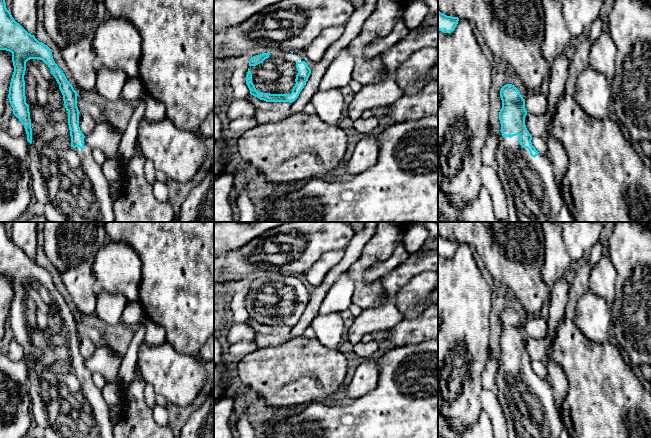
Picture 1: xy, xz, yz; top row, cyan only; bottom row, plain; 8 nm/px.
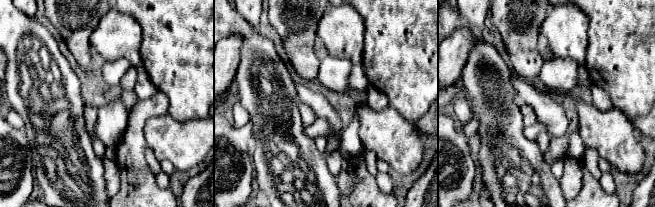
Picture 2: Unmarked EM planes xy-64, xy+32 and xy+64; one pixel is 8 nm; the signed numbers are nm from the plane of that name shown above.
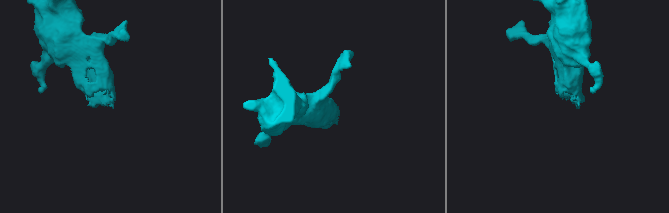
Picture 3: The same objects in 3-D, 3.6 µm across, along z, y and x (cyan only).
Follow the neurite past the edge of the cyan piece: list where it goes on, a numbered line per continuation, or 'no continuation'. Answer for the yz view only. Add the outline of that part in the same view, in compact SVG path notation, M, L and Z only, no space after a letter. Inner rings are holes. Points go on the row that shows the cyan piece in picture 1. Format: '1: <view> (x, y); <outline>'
1: yz (532, 194); M498 133L496 166L508 203L508 222L556 222L564 204L549 159L539 153L535 158L519 144L520 136L504 137Z

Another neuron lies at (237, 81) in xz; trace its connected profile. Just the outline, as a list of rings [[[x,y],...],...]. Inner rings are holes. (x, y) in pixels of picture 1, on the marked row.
[[[249,62],[241,67],[232,68],[229,84],[233,91],[233,100],[247,99],[251,94],[246,84]]]

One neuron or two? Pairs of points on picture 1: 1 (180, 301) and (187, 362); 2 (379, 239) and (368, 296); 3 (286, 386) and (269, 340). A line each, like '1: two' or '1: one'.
1: two
2: one
3: two

